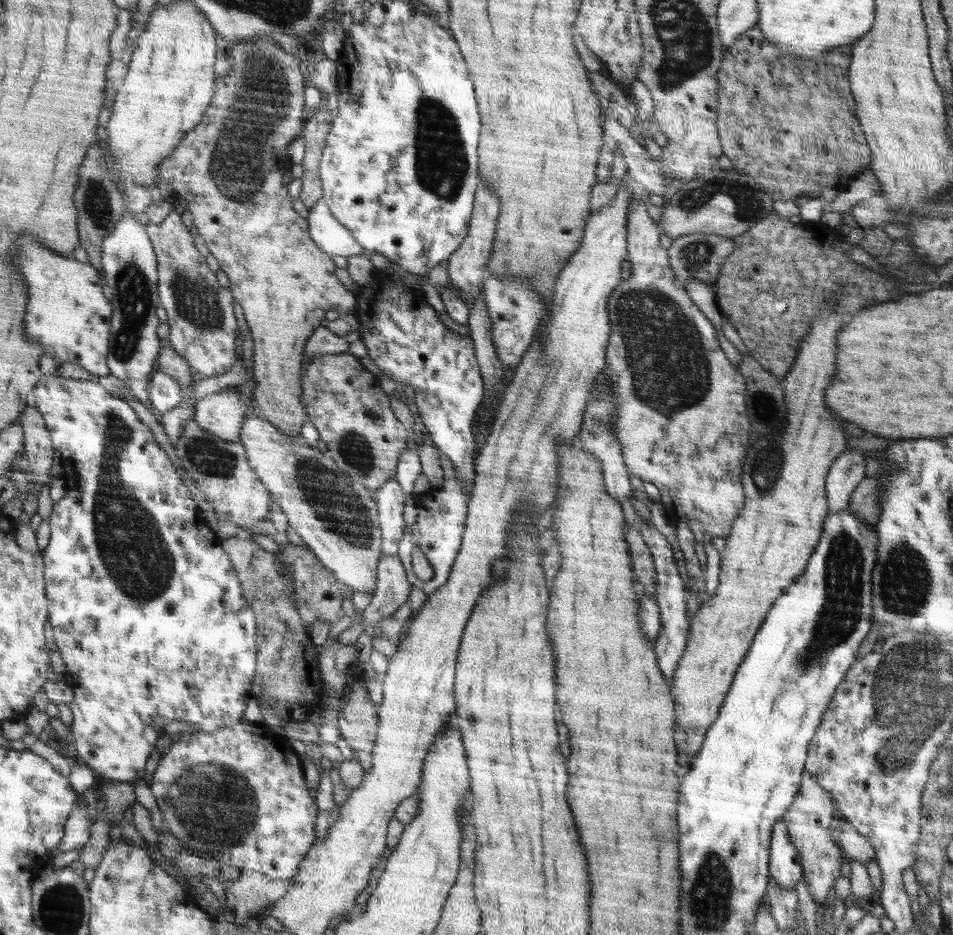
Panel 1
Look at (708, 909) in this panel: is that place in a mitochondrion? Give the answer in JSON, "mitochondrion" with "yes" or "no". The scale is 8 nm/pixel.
{"mitochondrion":"yes"}

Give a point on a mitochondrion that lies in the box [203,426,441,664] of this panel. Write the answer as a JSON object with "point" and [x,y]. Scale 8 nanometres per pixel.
{"point":[344,514]}

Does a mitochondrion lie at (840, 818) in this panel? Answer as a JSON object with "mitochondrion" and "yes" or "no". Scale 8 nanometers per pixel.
{"mitochondrion":"no"}

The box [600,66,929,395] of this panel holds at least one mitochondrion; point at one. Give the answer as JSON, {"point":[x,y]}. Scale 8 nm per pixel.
{"point":[745,203]}

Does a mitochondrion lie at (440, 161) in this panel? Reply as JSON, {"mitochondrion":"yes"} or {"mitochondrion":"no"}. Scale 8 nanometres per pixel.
{"mitochondrion":"yes"}

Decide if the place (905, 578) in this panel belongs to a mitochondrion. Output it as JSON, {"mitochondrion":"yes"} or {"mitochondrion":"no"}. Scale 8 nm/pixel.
{"mitochondrion":"yes"}

